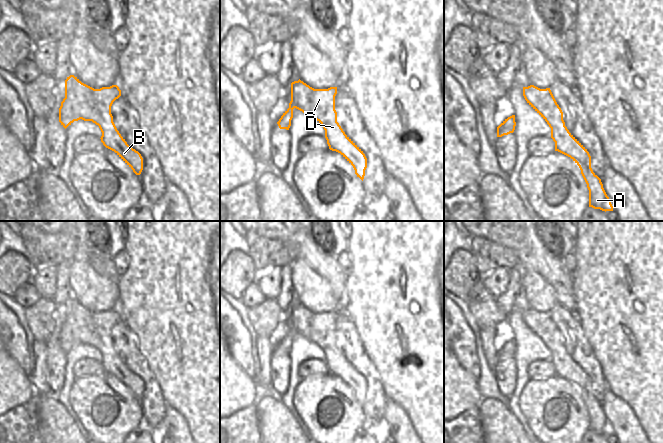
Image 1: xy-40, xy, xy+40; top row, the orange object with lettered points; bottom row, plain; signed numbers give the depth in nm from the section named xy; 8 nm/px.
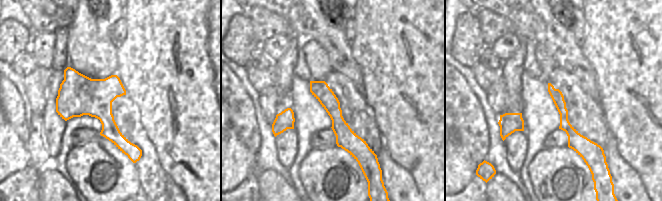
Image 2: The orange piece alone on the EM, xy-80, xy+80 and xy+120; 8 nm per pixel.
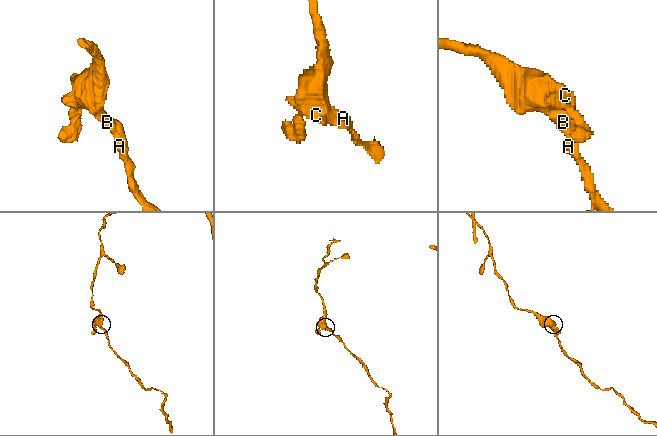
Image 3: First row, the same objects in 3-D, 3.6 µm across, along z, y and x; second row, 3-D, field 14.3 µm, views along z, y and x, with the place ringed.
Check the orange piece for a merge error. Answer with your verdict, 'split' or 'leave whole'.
leave whole

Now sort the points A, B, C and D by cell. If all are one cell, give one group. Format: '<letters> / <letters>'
A B C D

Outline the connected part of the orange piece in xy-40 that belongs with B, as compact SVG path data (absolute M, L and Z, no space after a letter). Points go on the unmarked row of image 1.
M70 299L65 304L65 322L61 326L61 330L59 332L59 346L66 353L74 345L78 345L80 343L84 345L92 345L99 350L102 356L100 363L103 369L114 375L136 399L140 399L143 394L143 382L141 378L127 368L113 346L111 330L120 320L121 314L117 309L94 313L82 307L74 299Z

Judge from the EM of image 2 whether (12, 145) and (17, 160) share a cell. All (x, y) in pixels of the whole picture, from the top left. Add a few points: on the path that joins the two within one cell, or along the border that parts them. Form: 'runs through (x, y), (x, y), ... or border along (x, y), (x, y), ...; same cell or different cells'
runs through (12, 149), (13, 156); same cell

